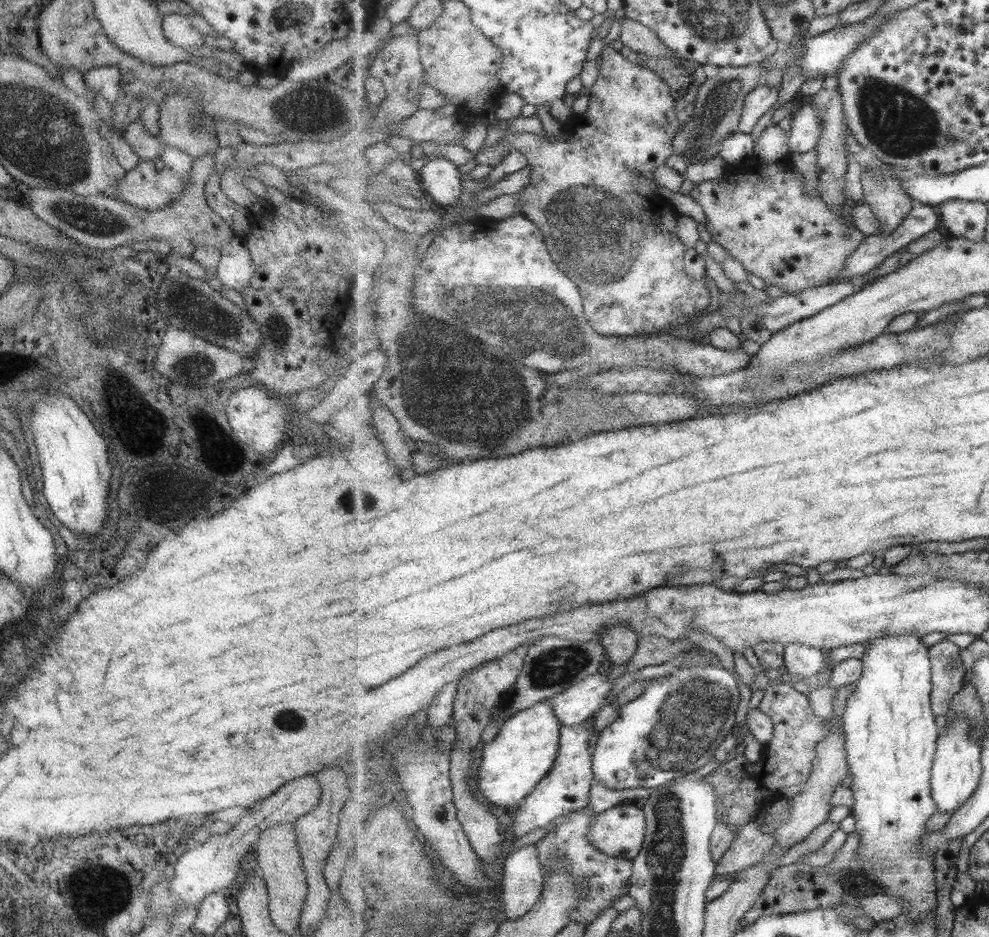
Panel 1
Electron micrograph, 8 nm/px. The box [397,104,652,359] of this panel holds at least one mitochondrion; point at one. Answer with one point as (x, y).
(585, 221)

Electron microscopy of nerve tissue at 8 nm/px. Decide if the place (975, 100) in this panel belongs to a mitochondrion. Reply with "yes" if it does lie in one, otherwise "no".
no

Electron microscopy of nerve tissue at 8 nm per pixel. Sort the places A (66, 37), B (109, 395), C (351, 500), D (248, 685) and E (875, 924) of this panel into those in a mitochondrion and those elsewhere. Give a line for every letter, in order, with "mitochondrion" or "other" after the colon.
A: other
B: other
C: mitochondrion
D: other
E: other

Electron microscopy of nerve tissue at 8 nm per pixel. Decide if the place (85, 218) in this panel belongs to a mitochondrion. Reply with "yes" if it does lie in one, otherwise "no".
yes

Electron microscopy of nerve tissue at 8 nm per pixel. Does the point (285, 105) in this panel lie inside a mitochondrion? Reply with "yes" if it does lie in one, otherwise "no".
yes

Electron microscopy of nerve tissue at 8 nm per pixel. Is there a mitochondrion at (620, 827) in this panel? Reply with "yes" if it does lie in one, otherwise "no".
no

